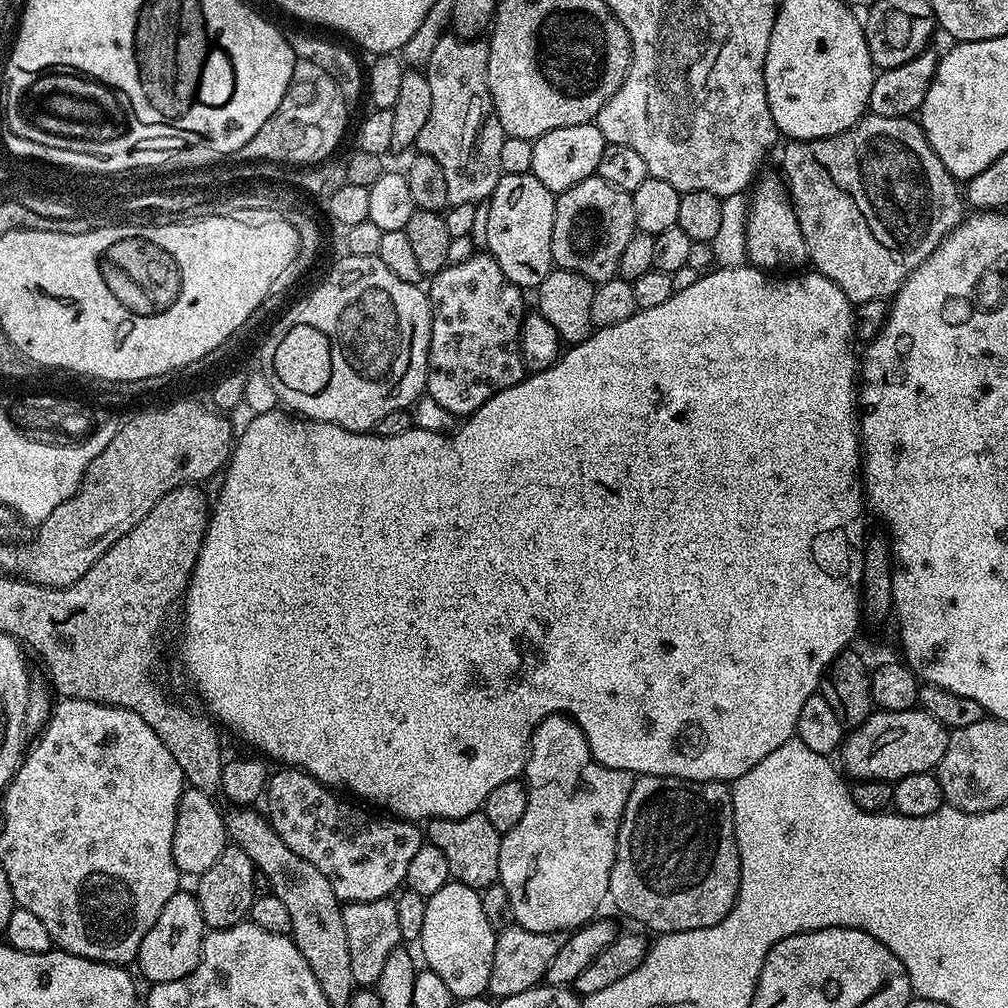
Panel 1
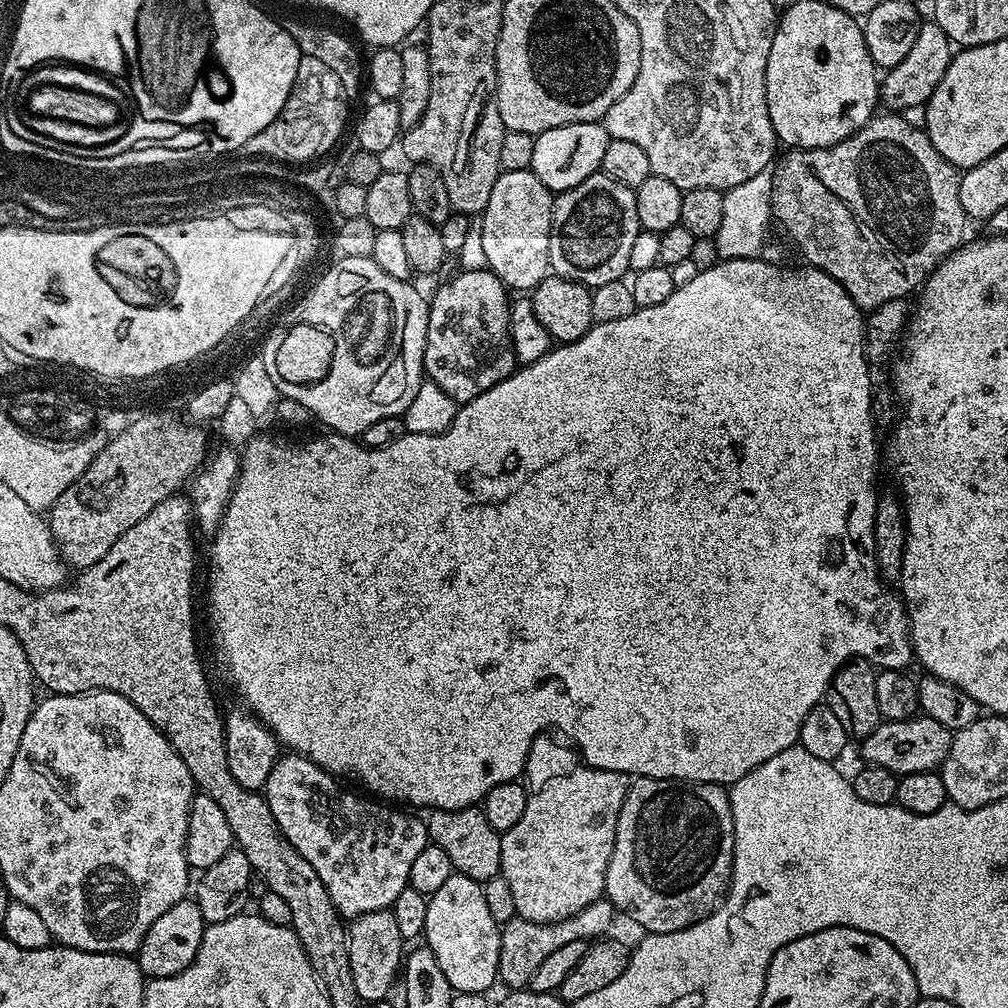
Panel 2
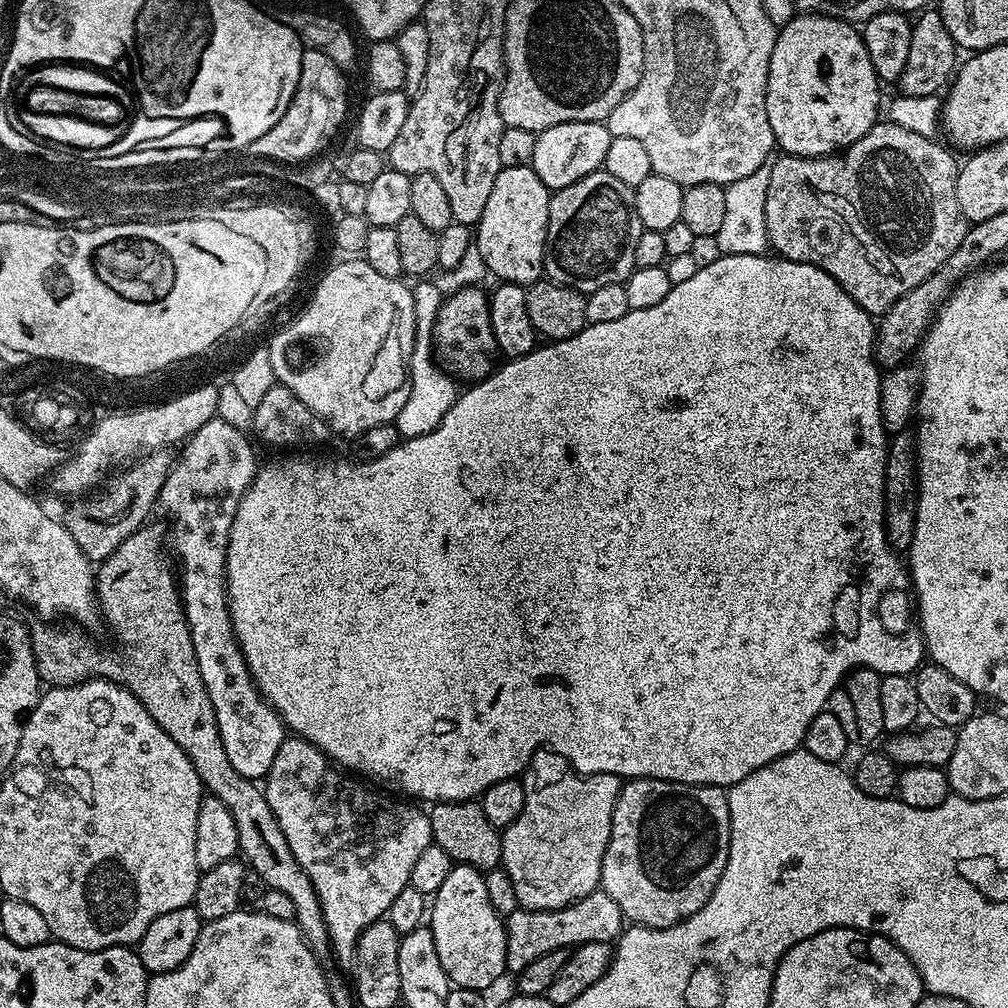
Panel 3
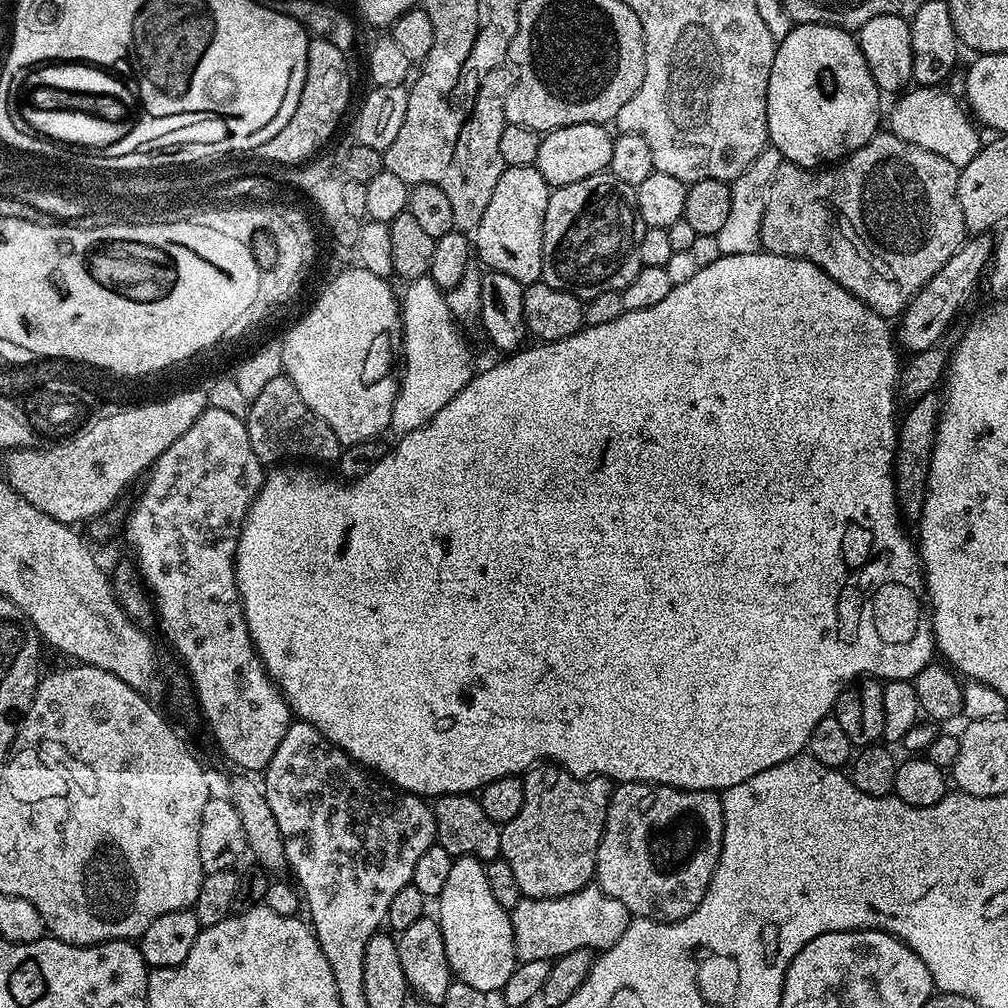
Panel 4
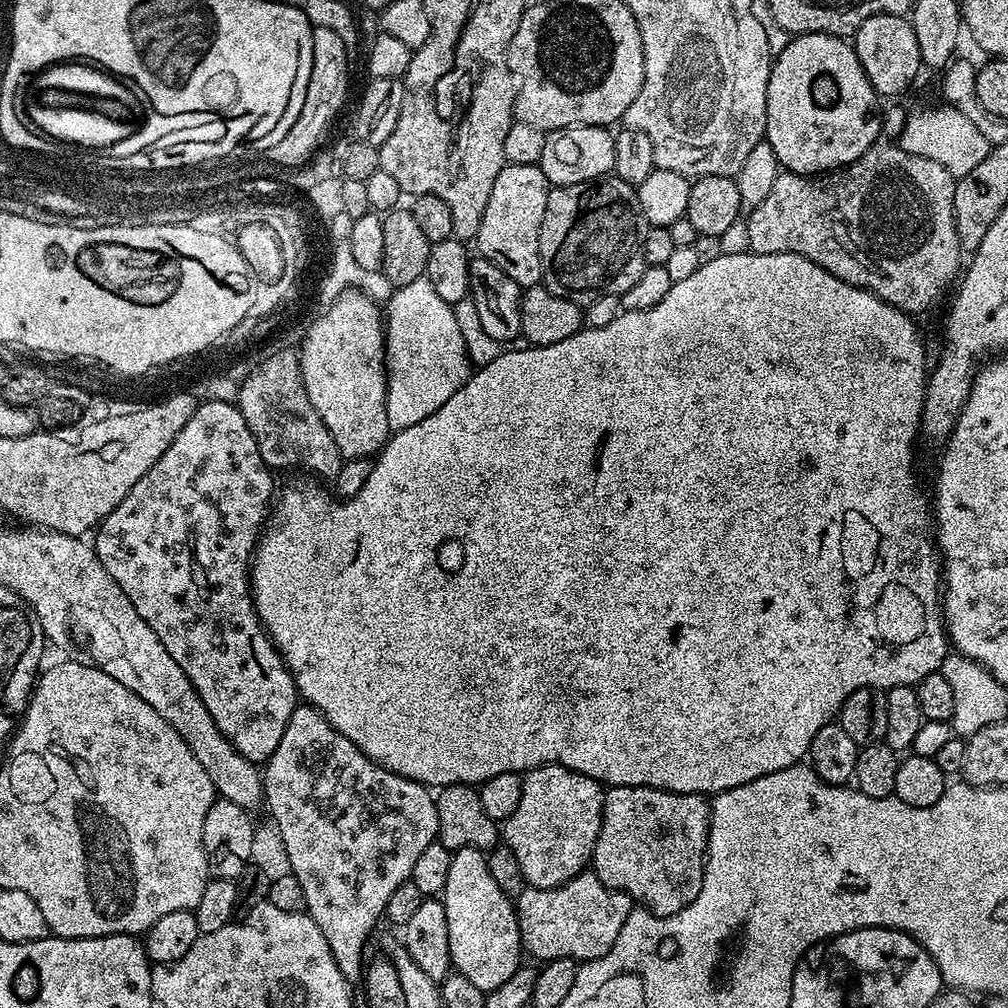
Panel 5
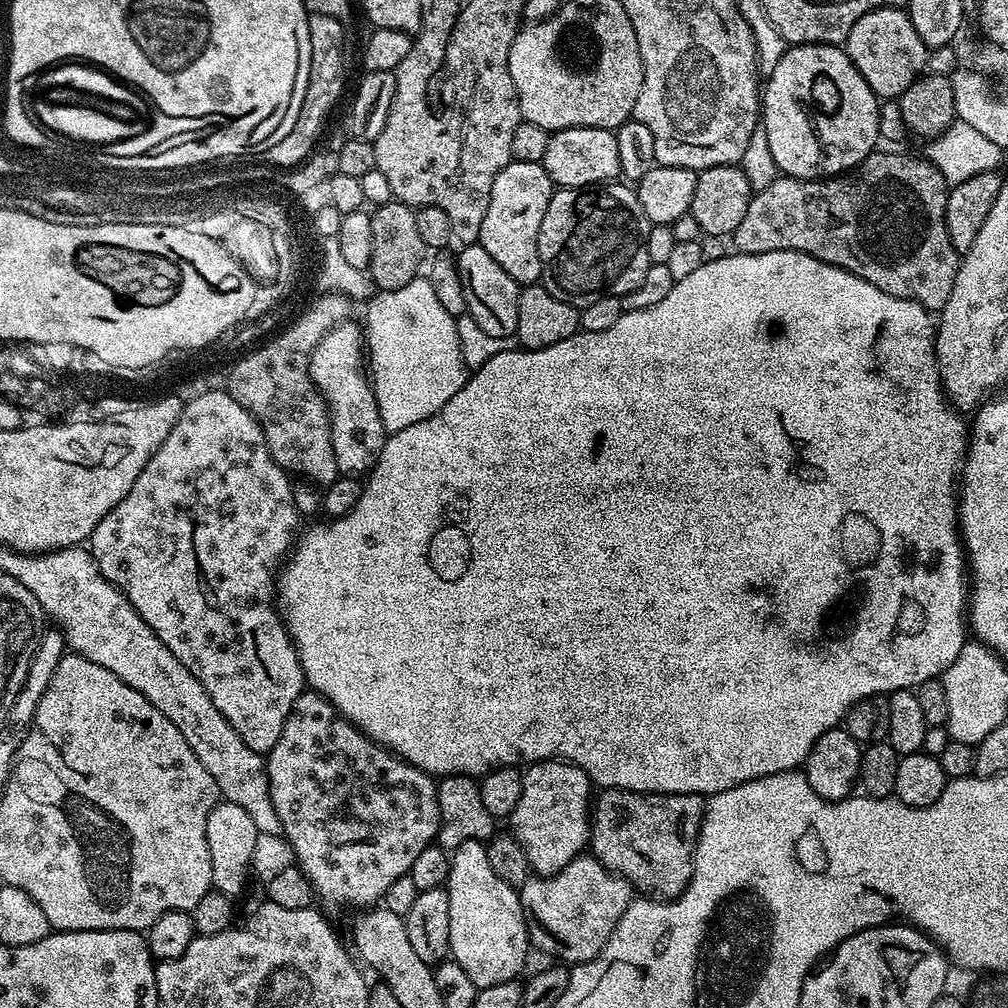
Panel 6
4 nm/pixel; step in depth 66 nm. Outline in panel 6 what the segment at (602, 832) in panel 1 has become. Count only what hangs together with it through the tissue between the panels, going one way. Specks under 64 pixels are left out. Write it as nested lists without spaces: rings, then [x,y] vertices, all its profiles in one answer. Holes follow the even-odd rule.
[[[537,760],[527,765],[522,775],[522,798],[518,798],[518,806],[510,817],[510,832],[526,852],[528,867],[534,870],[535,875],[553,876],[589,847],[590,801],[593,796],[594,785],[587,774],[566,760]]]

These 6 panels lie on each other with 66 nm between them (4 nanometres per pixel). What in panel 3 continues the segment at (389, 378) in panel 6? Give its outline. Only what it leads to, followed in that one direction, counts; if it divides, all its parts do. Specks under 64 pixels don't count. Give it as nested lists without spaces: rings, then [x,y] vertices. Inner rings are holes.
[[[432,282],[417,284],[420,285],[415,285],[412,294],[416,319],[416,349],[412,351],[408,397],[406,406],[402,406],[402,410],[396,415],[394,421],[396,429],[404,438],[430,434],[434,429],[439,428],[442,418],[450,410],[450,406],[456,401],[458,395],[457,381],[449,376],[434,359],[434,333],[442,295]]]

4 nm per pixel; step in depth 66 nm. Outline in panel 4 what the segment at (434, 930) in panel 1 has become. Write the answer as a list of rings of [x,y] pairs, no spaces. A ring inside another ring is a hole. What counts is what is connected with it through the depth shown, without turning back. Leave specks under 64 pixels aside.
[[[472,856],[455,857],[438,904],[442,942],[446,942],[446,958],[453,977],[483,992],[499,993],[510,974],[514,974],[518,961],[512,917],[509,909],[498,906],[498,898],[494,898],[494,890],[490,890],[490,882],[486,882],[485,865]]]

